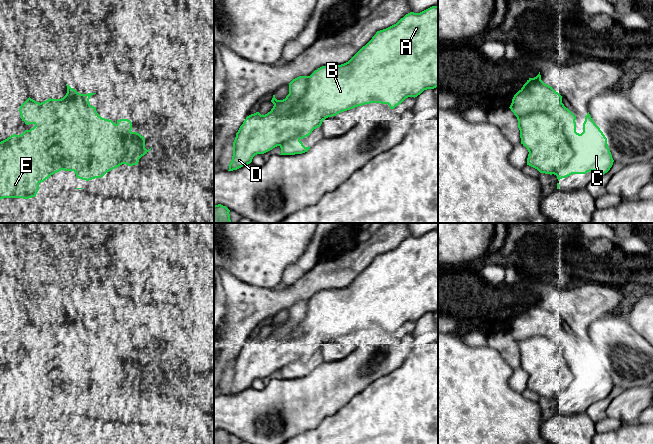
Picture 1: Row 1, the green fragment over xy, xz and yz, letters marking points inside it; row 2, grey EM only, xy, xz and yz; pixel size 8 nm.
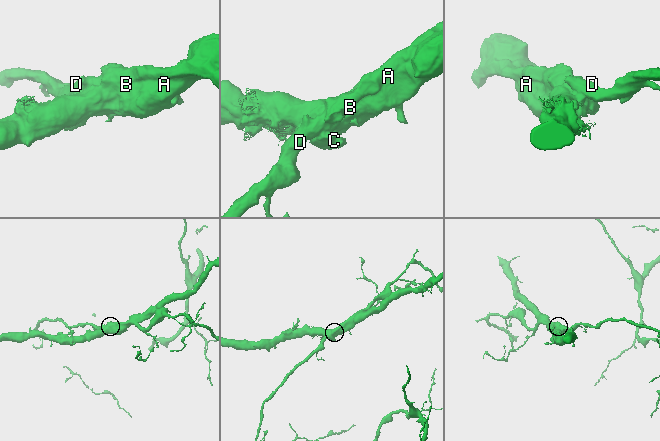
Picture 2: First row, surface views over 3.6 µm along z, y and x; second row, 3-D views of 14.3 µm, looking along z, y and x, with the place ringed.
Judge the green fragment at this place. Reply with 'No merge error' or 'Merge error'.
Merge error

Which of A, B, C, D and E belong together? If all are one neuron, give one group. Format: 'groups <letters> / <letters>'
groups A B C E / D

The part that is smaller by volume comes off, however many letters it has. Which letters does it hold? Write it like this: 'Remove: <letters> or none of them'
Remove: D

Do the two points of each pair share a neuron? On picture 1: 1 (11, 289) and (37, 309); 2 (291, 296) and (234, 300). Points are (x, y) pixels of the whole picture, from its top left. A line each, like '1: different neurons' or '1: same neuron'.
1: different neurons
2: same neuron

